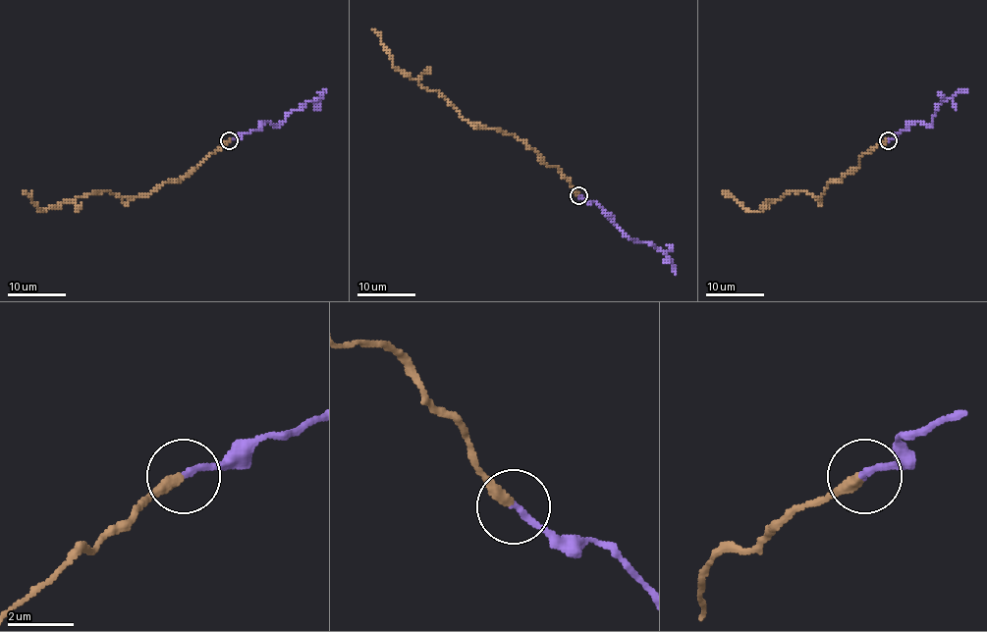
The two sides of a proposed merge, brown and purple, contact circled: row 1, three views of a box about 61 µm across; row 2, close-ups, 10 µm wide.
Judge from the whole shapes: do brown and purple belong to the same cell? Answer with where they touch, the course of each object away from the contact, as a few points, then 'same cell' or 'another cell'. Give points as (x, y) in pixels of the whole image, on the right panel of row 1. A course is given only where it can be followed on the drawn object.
at (888, 140); brown runs (888, 140), (863, 154), (860, 164), (833, 181), (819, 197), (789, 191), (758, 211), (746, 211), (722, 190); purple runs (888, 140), (918, 121), (930, 125), (934, 110), (942, 101), (966, 91); same cell

